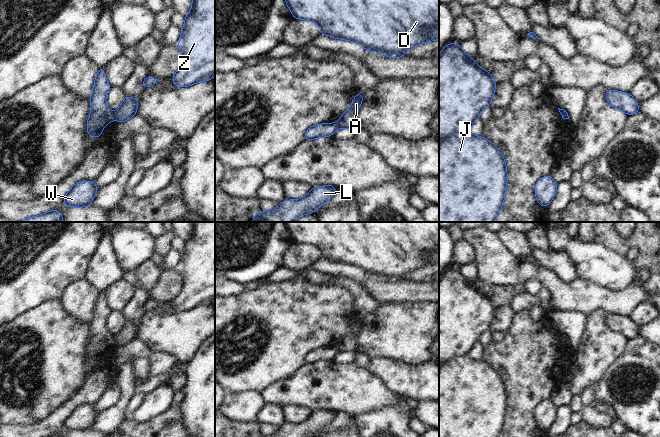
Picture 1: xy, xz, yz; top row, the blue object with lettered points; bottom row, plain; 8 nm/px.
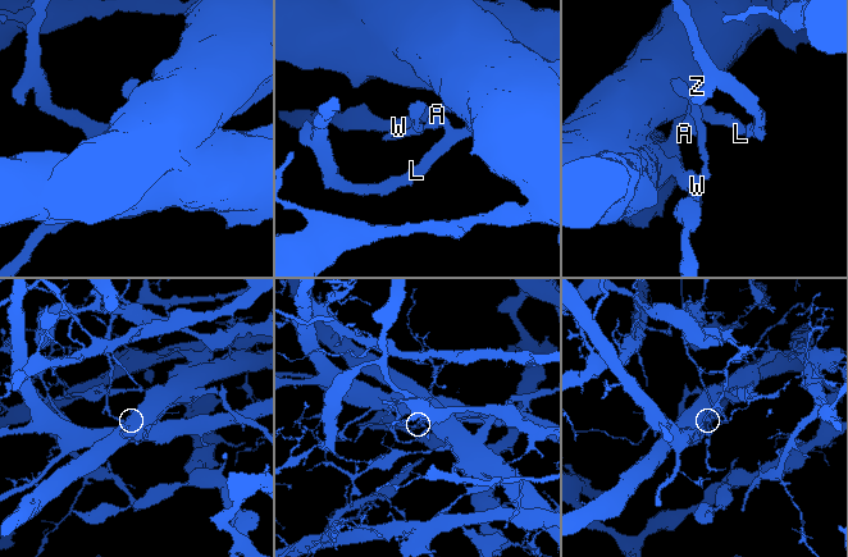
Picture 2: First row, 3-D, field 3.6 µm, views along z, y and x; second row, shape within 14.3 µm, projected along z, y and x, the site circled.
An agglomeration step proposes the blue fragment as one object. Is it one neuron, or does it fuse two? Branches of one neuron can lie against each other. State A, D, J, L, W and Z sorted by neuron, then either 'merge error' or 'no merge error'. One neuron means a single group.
A D J L Z / W; merge error

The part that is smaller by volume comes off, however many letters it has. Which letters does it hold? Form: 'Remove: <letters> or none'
Remove: W.

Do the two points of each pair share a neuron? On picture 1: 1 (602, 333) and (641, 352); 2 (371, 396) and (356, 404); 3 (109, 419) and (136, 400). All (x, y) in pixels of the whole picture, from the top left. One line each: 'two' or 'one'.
1: two
2: one
3: two

